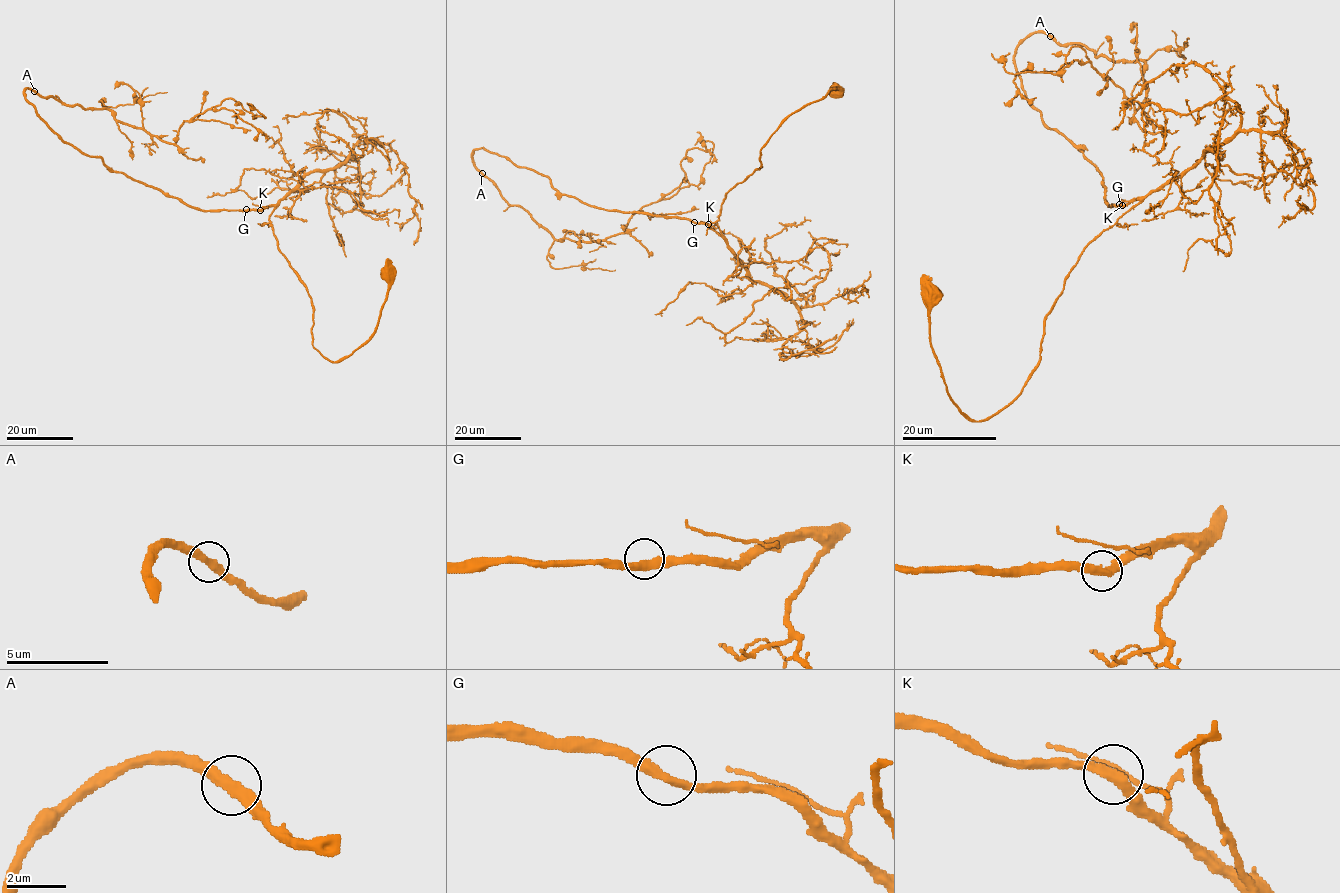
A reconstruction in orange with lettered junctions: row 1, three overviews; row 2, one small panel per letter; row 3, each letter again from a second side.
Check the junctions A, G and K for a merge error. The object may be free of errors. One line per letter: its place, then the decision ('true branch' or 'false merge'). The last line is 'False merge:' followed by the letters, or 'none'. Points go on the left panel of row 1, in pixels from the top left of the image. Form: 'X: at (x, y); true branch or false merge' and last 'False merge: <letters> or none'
A: at (34, 91); true branch
G: at (246, 209); true branch
K: at (260, 210); true branch
False merge: none

